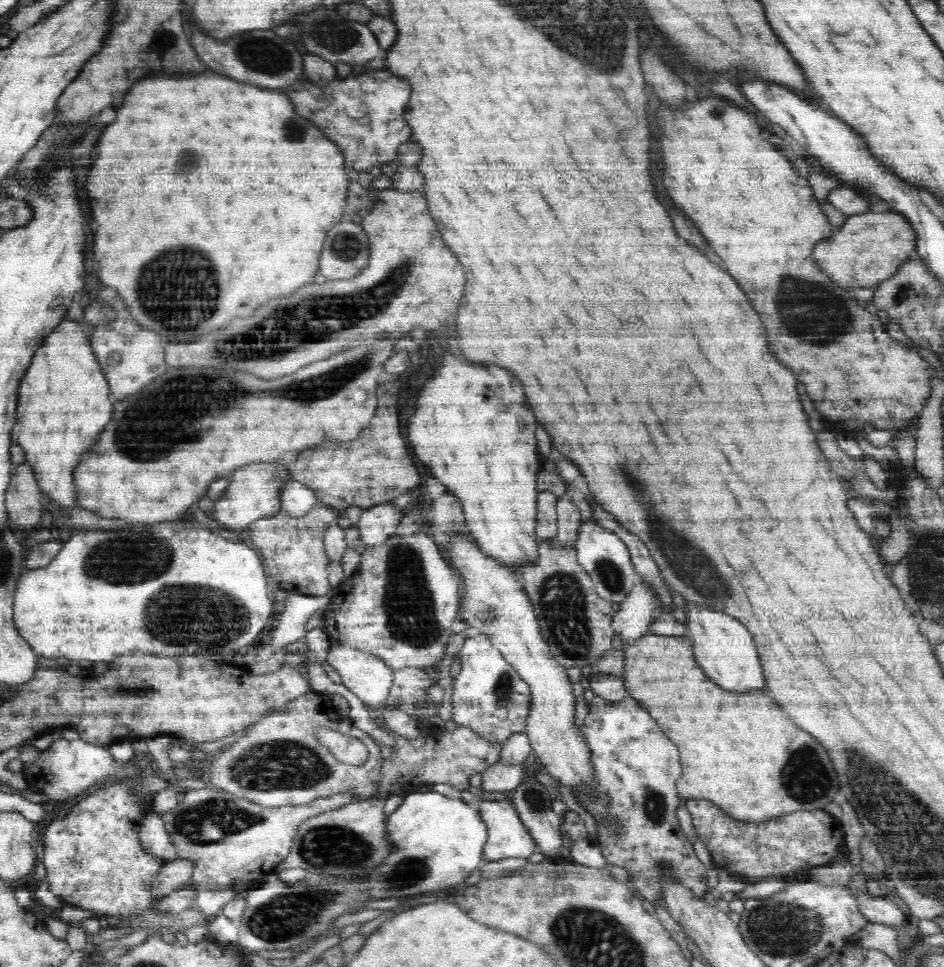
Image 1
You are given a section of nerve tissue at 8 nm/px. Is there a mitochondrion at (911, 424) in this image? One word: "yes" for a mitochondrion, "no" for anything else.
no

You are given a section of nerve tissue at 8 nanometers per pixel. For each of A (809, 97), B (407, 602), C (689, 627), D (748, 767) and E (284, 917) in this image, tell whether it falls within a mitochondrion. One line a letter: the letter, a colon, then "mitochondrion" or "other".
A: other
B: mitochondrion
C: other
D: other
E: mitochondrion

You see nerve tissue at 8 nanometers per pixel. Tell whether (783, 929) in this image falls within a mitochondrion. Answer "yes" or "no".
yes

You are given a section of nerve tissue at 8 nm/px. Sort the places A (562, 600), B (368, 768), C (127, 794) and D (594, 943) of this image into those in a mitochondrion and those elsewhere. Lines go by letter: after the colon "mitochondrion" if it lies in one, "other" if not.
A: mitochondrion
B: other
C: other
D: mitochondrion

